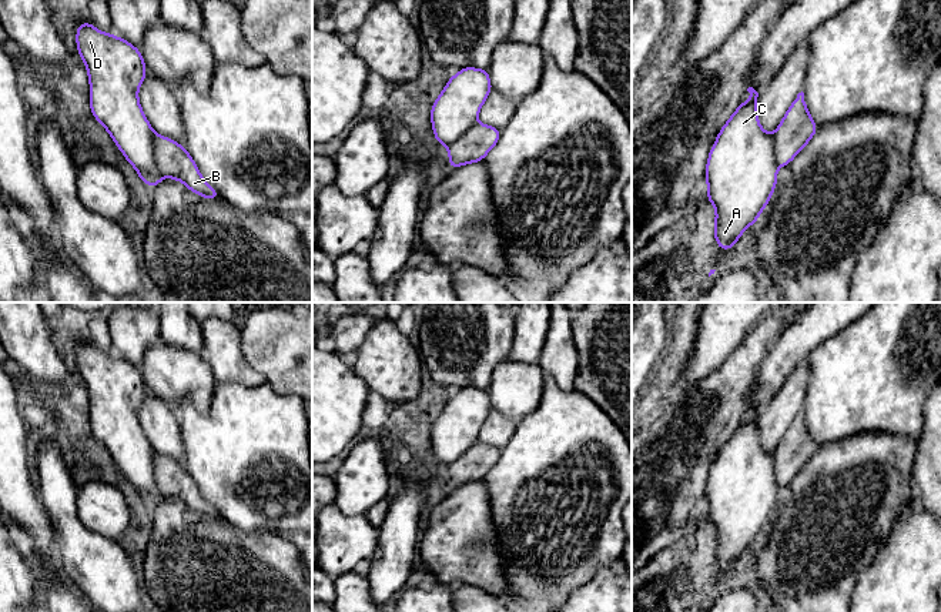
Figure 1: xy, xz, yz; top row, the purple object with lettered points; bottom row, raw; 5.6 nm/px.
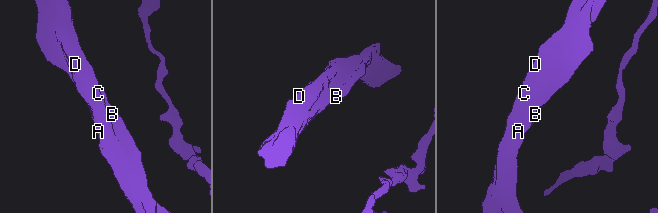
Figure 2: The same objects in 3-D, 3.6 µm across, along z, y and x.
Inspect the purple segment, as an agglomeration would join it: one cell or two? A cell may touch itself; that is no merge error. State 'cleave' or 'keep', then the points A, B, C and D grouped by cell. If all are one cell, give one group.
cleave; groups A C D / B

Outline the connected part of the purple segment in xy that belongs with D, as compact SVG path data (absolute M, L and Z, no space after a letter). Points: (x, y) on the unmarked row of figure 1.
M83 341L77 347L76 362L80 377L83 378L90 401L90 428L94 438L108 451L123 475L135 488L143 504L150 504L153 509L163 499L154 478L154 449L150 445L138 421L138 407L143 404L147 387L141 371L127 359L115 357L113 352L101 352L90 341Z

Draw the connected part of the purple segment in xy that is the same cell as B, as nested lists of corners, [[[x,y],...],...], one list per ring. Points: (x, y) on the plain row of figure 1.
[[[154,452],[154,478],[163,496],[184,502],[188,509],[208,519],[220,515],[201,495],[185,466],[168,457]]]

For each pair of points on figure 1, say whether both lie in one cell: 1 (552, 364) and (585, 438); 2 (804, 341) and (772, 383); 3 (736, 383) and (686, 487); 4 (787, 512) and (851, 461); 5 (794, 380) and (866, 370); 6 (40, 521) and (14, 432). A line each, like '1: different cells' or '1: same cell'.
1: different cells
2: same cell
3: same cell
4: same cell
5: different cells
6: same cell

